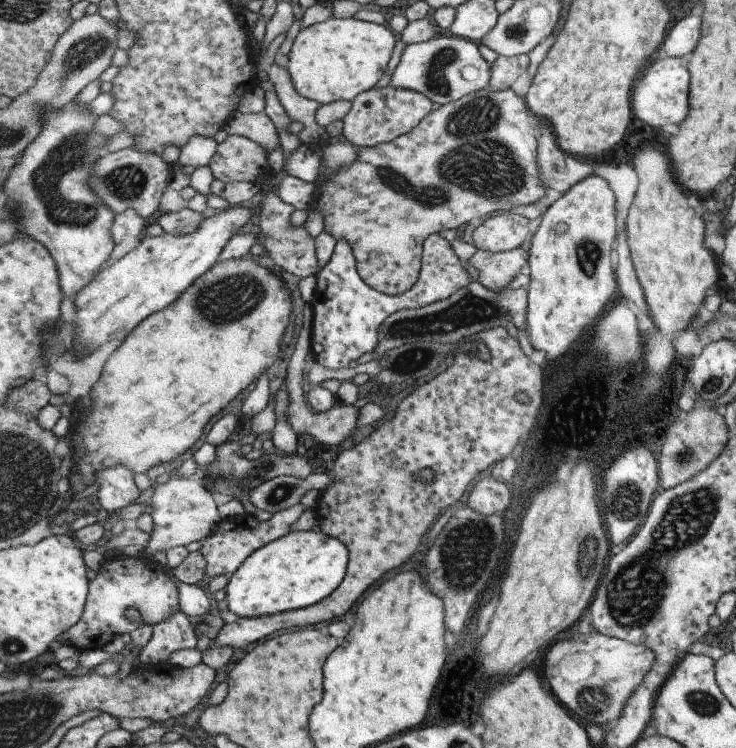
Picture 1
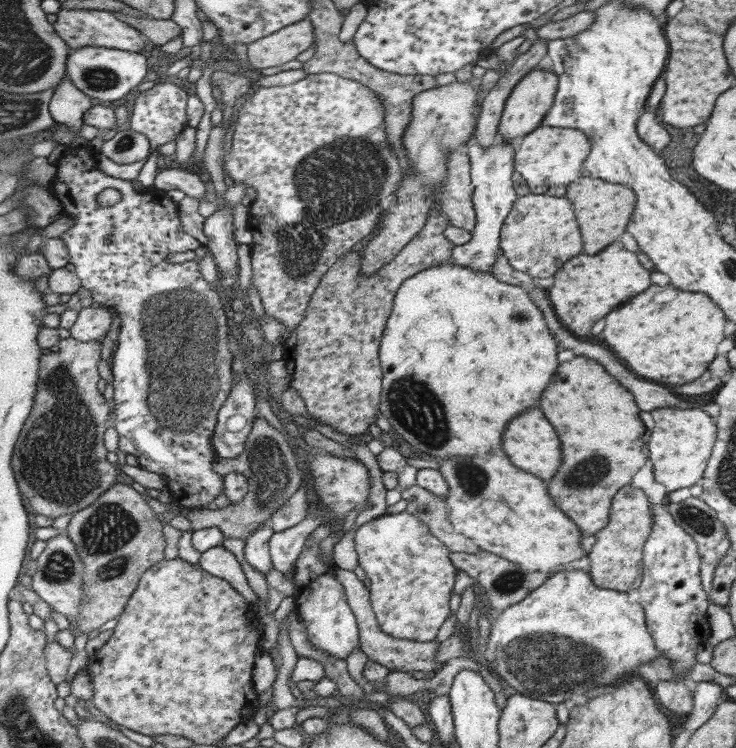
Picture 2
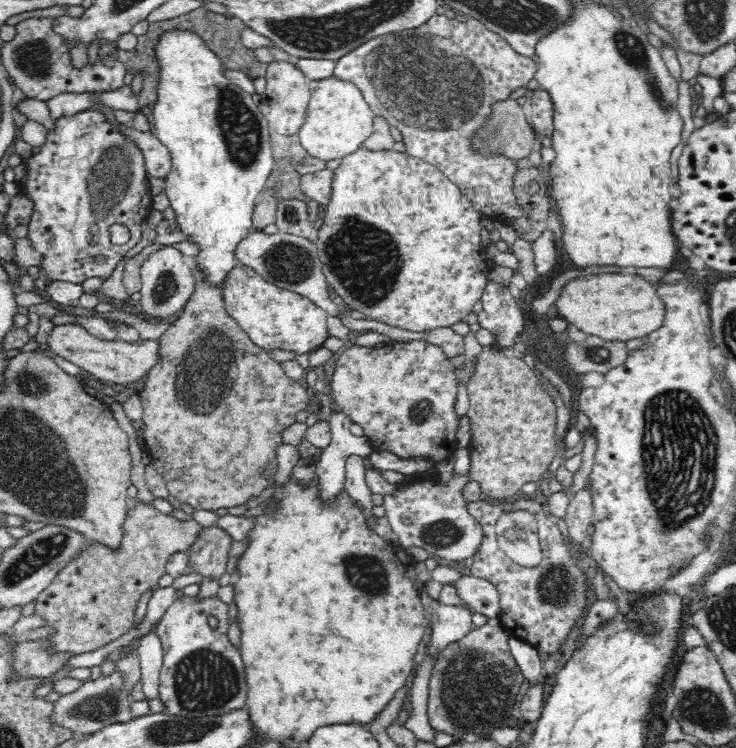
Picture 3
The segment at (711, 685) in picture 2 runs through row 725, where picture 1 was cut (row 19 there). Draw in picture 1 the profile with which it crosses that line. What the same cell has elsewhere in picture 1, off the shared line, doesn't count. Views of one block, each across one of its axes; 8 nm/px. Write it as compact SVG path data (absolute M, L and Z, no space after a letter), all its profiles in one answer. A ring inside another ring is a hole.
M699 10L689 18L679 20L665 36L661 54L665 54L667 58L687 58L695 50L701 38L701 26L703 26L703 16Z

